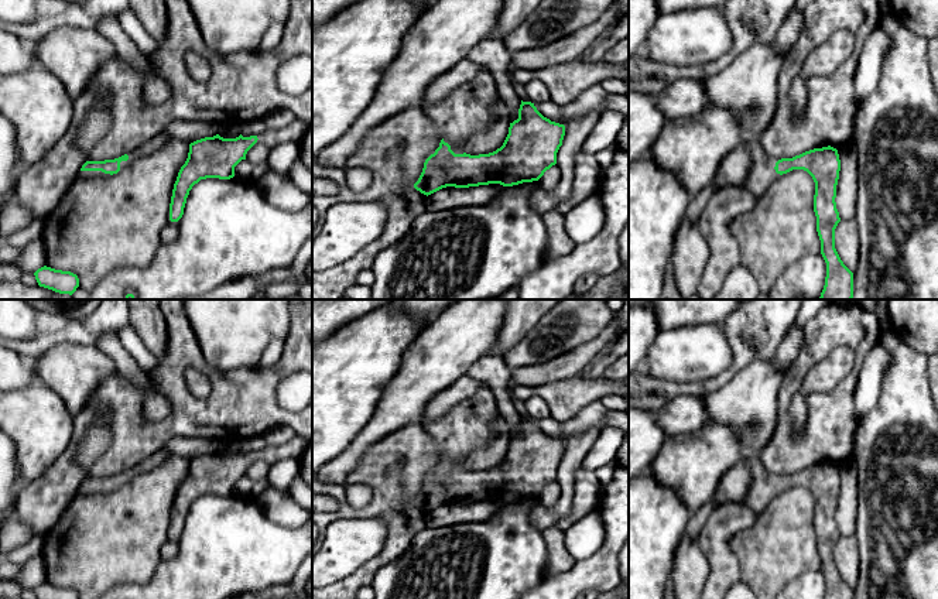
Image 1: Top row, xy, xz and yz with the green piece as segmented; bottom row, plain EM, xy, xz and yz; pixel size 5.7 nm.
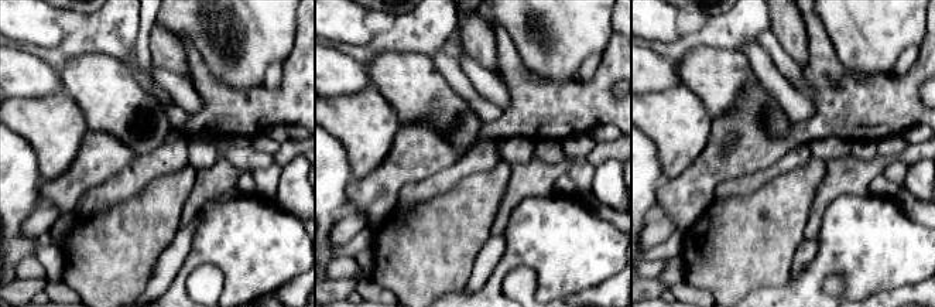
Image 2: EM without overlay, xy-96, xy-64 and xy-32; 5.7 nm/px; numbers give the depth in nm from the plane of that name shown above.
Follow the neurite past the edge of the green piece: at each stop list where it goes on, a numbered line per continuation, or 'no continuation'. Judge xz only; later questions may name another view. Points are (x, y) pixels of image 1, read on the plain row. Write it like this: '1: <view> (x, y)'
1: xz (468, 425)

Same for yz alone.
1: yz (762, 490)

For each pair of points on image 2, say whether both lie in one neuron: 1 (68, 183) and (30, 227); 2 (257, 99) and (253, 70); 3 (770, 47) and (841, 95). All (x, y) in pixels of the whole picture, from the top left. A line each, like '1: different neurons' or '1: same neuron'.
1: different neurons
2: different neurons
3: different neurons

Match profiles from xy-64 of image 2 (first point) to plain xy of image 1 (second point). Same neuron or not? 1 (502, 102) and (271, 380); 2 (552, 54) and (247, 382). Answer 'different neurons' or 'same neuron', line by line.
1: different neurons
2: different neurons

